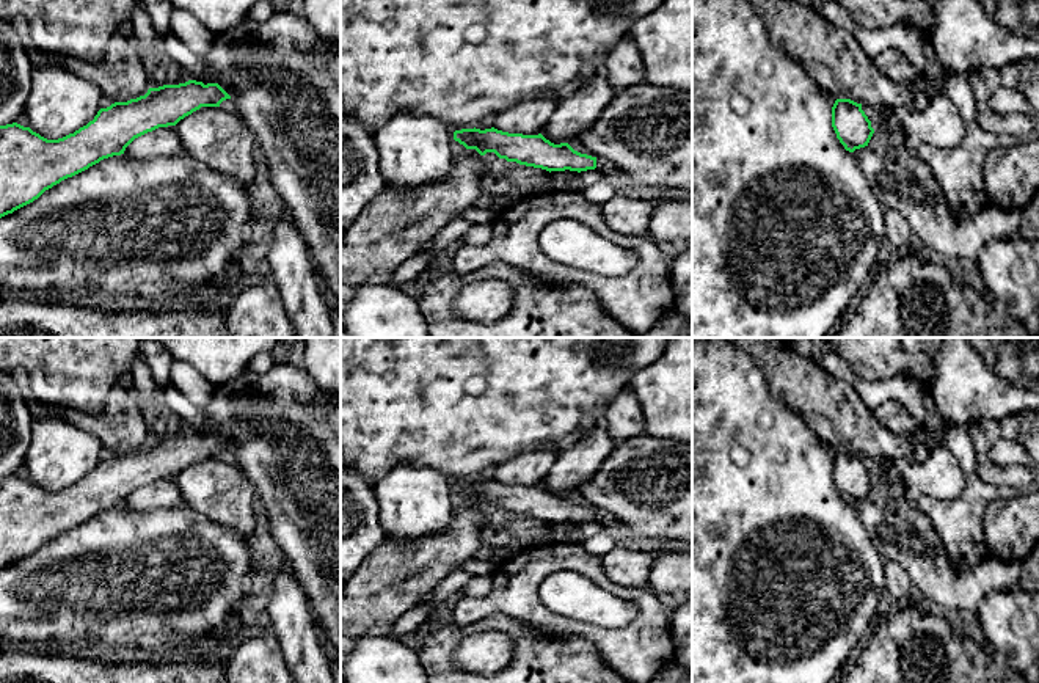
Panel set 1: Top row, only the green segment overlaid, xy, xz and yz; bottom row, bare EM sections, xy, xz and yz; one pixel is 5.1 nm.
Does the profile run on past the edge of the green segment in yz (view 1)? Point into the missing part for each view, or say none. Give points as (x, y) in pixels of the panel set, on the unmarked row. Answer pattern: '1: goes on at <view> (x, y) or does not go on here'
1: does not go on here

